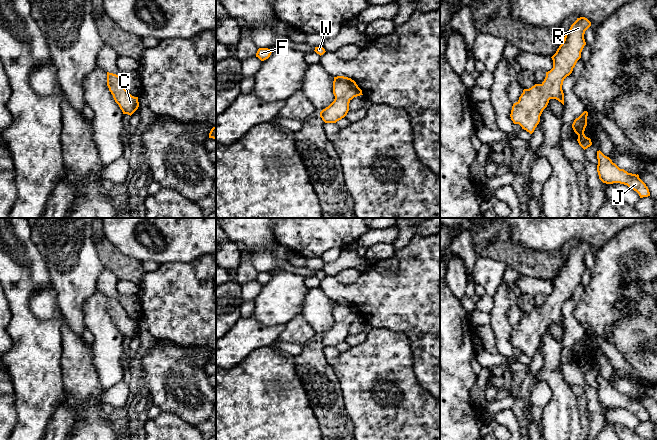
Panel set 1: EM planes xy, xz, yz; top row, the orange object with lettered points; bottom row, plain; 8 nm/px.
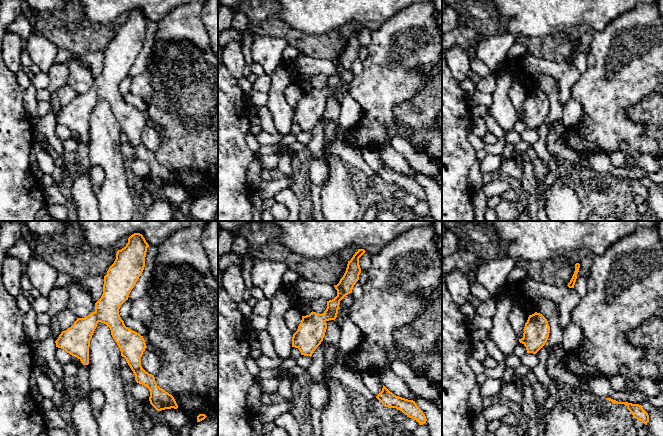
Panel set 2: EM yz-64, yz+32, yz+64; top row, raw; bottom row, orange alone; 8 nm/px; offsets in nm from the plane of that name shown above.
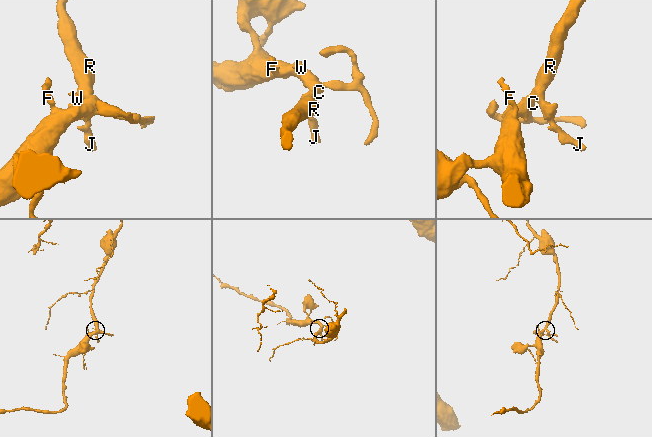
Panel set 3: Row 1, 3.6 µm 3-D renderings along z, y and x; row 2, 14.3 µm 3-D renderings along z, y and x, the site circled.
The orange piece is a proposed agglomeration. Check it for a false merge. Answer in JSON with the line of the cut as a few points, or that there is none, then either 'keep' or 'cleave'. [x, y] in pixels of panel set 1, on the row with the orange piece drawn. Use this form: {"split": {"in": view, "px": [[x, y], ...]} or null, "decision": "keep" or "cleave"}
{"split": null, "decision": "keep"}

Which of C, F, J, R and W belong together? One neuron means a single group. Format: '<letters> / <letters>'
C F J R W

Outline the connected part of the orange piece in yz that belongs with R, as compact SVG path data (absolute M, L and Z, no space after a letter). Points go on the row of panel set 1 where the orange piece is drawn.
M585 17L577 18L571 25L562 44L551 57L553 68L546 72L544 81L524 89L519 100L513 104L510 117L514 124L519 124L532 134L550 99L556 99L564 105L563 81L572 73L581 58L581 52L586 45L584 34L590 26L591 22Z

